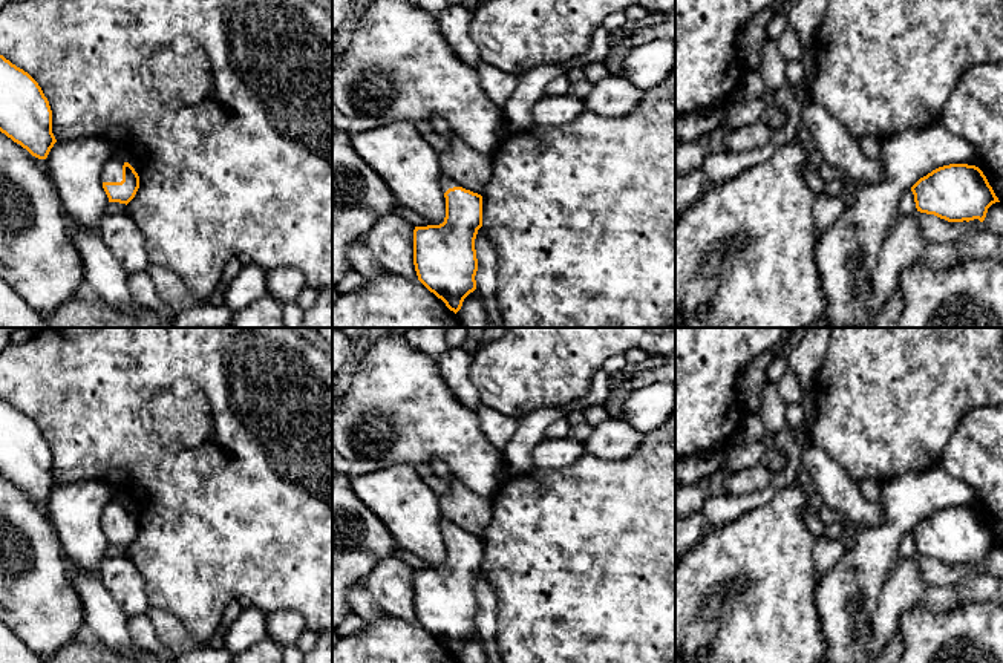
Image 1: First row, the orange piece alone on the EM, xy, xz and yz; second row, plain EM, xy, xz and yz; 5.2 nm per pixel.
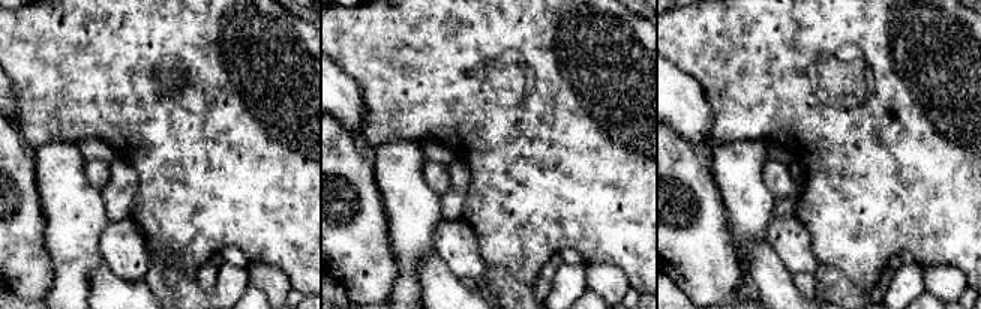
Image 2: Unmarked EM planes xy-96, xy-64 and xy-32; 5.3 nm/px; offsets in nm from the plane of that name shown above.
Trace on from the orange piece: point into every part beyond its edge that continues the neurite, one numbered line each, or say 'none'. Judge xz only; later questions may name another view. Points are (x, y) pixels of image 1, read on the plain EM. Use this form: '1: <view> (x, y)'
1: xz (447, 525)

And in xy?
1: xy (112, 515)

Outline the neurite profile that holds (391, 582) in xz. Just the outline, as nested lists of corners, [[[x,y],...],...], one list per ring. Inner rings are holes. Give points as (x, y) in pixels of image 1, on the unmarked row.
[[[394,556],[378,562],[363,583],[386,616],[418,623],[413,608],[415,570]]]

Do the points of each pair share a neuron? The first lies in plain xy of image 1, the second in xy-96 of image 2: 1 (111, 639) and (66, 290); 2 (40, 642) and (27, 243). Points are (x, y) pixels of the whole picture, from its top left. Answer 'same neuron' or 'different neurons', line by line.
1: different neurons
2: same neuron

